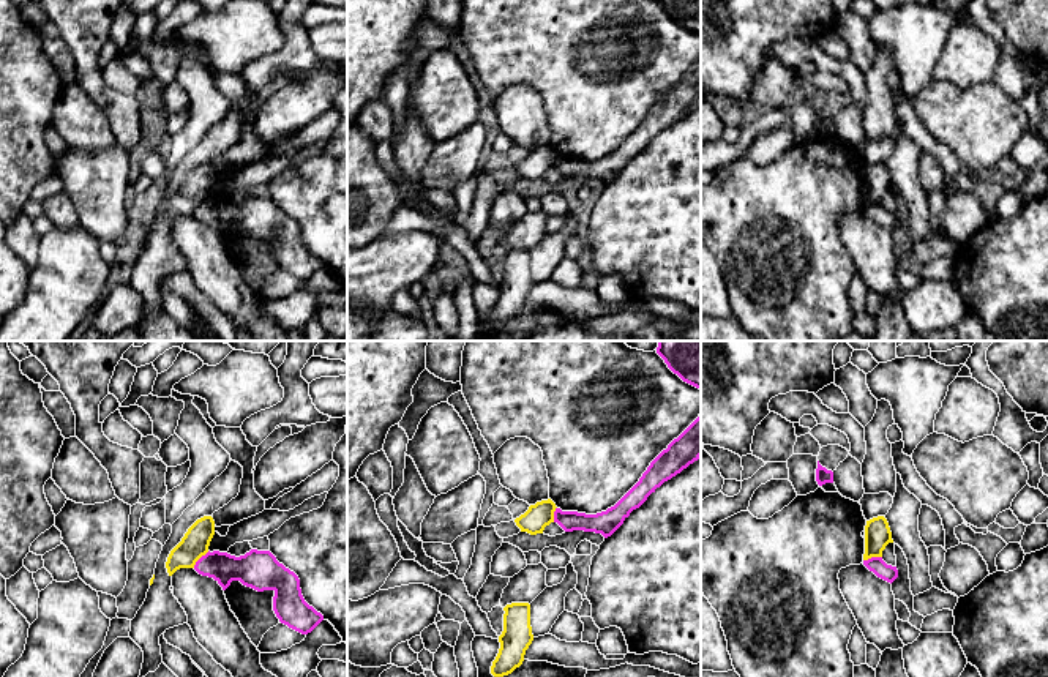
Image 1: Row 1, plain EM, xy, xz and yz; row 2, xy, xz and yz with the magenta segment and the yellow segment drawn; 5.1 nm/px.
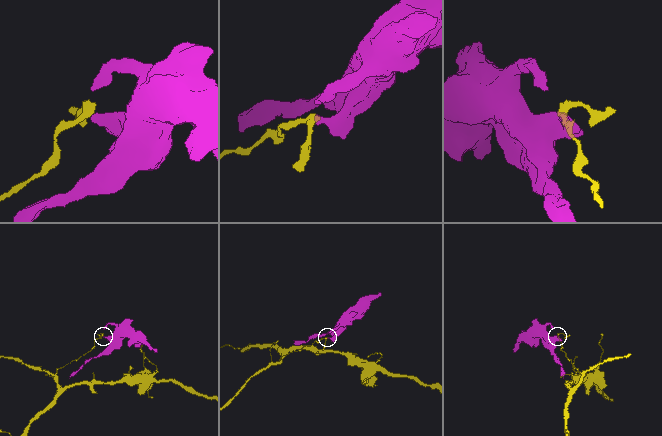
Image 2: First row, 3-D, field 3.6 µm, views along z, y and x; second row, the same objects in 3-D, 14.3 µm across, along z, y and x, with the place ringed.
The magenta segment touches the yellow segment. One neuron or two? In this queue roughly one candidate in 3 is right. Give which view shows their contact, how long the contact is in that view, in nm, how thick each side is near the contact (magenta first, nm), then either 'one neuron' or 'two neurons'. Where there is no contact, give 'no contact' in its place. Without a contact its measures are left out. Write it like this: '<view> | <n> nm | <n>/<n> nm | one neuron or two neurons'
xy | 120 nm | 150/140 nm | two neurons

